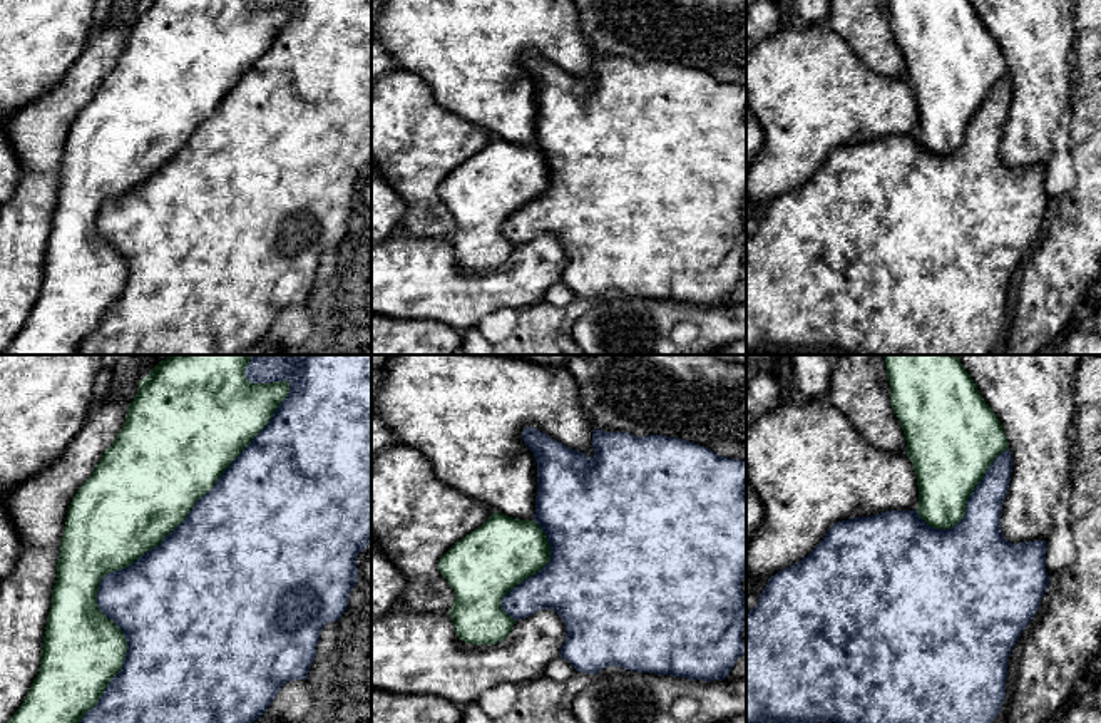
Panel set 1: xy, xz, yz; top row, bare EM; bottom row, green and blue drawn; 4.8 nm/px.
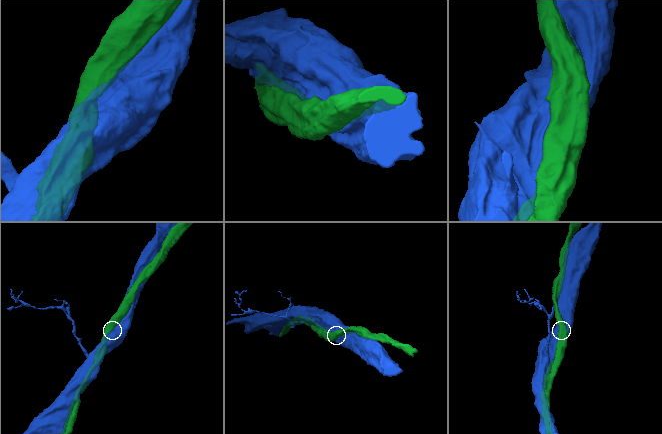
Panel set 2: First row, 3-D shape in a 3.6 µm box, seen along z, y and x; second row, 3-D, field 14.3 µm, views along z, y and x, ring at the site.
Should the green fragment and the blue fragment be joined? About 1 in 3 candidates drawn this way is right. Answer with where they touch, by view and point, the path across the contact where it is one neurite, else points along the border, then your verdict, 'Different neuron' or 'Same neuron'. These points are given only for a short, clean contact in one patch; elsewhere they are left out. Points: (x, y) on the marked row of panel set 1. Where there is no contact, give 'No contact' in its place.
Touches green at xy (171, 531). Different neuron

